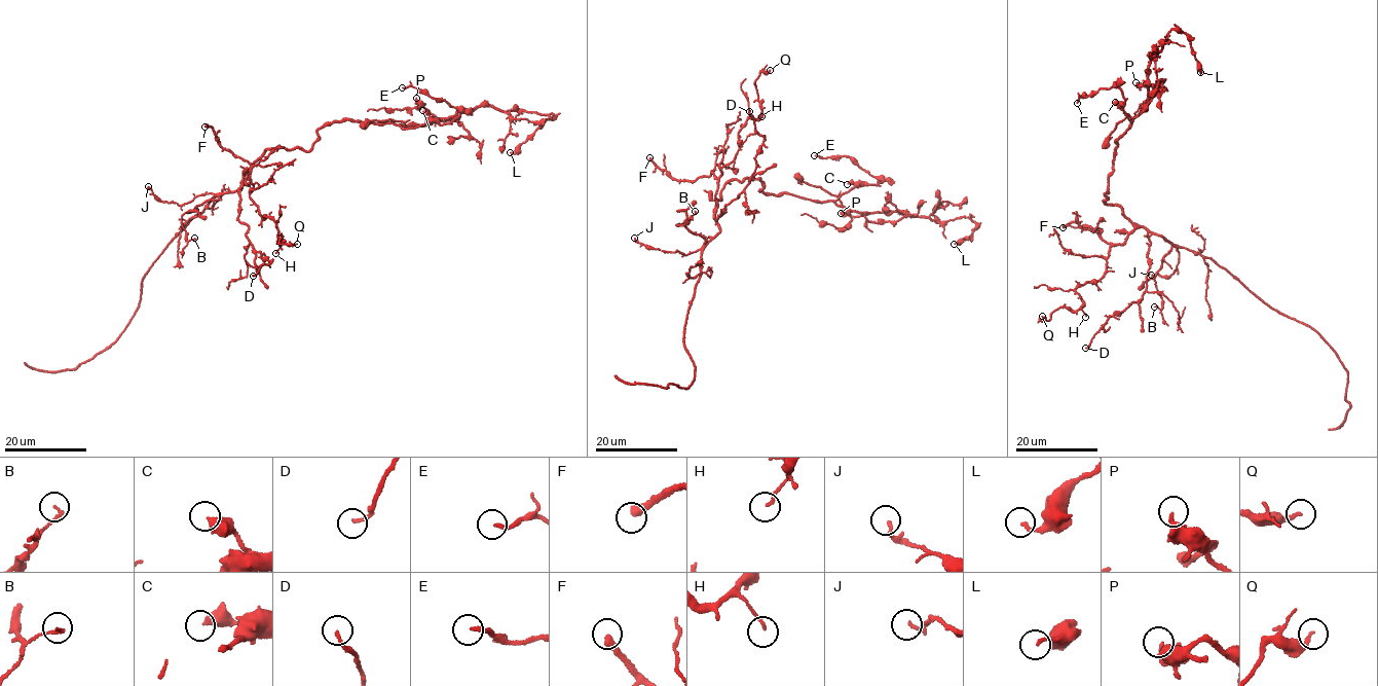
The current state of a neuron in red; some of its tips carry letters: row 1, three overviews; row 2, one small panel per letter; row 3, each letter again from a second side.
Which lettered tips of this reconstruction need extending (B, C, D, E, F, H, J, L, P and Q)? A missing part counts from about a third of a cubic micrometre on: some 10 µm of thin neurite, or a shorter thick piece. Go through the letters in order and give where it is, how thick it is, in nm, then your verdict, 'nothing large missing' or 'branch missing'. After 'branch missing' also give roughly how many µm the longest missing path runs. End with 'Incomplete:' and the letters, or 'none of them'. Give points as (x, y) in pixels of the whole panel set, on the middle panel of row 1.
B: place (695, 211); calibre 150 nm; nothing large missing
C: place (847, 184); calibre 500 nm; nothing large missing
D: place (749, 111); calibre 150 nm; nothing large missing
E: place (814, 155); calibre 180 nm; nothing large missing
F: place (649, 157); calibre 380 nm; nothing large missing
H: place (761, 116); calibre 140 nm; nothing large missing
J: place (634, 238); calibre 170 nm; nothing large missing
L: place (954, 244); calibre 160 nm; nothing large missing
P: place (841, 213); calibre 380 nm; nothing large missing
Q: place (770, 70); calibre 180 nm; nothing large missing
Incomplete: none of them

